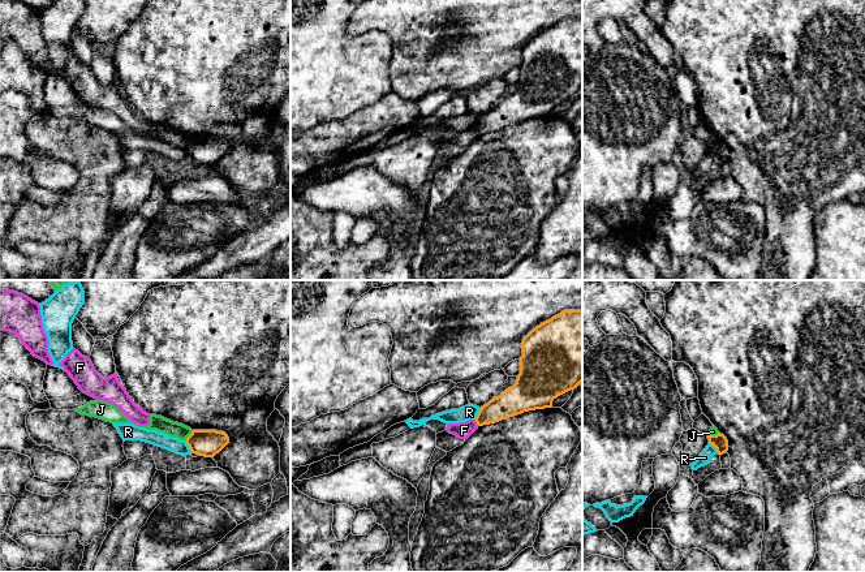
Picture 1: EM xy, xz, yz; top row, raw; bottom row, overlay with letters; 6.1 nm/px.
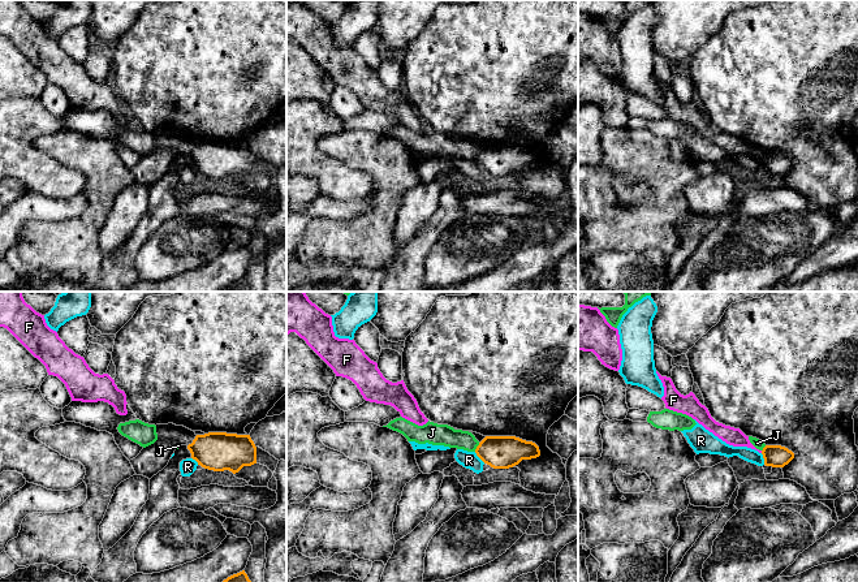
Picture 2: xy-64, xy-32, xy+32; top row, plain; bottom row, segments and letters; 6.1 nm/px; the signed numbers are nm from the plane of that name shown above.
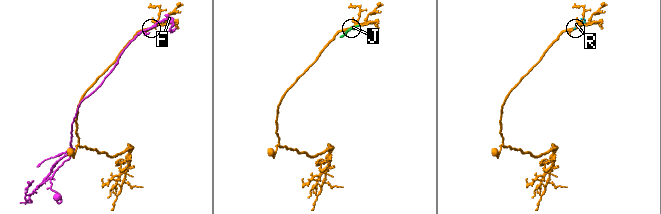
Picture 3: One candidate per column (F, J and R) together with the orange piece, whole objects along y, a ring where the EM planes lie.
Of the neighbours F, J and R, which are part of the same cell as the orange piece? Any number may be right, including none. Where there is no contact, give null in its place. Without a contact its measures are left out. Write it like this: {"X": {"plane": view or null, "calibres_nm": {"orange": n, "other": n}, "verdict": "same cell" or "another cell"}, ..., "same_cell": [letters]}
{"F": {"plane": "xz", "calibres_nm": {"orange": 160, "other": 100}, "verdict": "another cell"}, "J": {"plane": "xy", "calibres_nm": {"orange": 170, "other": 100}, "verdict": "another cell"}, "R": {"plane": "yz", "calibres_nm": {"orange": 90, "other": 90}, "verdict": "another cell"}, "same_cell": []}

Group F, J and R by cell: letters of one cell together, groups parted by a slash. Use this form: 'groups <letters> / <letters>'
groups F / J / R

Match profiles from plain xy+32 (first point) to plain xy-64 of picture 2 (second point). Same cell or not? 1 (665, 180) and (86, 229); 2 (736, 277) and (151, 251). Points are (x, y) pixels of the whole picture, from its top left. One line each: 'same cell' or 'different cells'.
1: same cell
2: same cell

